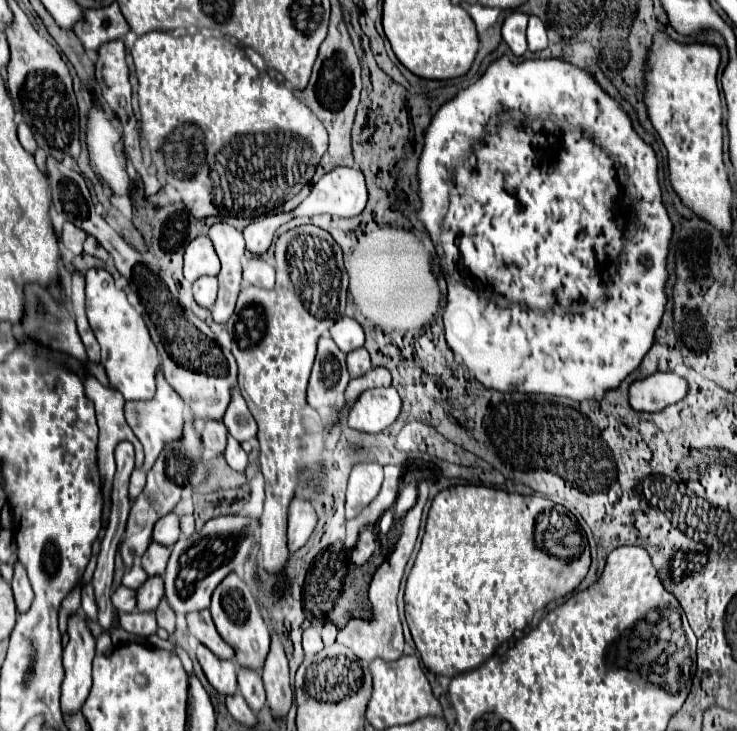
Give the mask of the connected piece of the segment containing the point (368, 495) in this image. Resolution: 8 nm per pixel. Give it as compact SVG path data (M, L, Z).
M357 464L351 470L349 486L347 486L347 518L355 518L365 506L373 502L379 494L383 482L383 466L381 464Z

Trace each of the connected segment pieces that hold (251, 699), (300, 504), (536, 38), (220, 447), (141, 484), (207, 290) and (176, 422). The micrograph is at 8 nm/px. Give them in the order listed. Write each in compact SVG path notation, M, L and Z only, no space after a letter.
M239 670L237 682L239 682L239 692L243 694L245 702L257 714L265 706L265 690L263 690L261 676L255 670Z
M293 498L289 506L289 530L287 530L287 548L289 552L299 550L313 532L317 524L317 514L313 506L303 498Z
M529 16L529 26L527 26L527 42L531 52L539 52L547 48L547 34L545 26L537 16Z
M209 420L205 428L201 430L201 444L203 448L211 450L213 454L223 454L225 452L225 442L227 442L227 430L221 422Z
M133 470L131 484L129 484L129 500L135 502L135 498L143 492L143 488L145 488L145 472L143 470Z
M201 276L195 284L193 284L193 294L195 294L195 302L203 308L213 308L213 302L217 298L217 278L209 278L209 276Z
M157 372L157 392L155 392L155 396L149 402L125 402L124 415L127 424L131 426L131 430L135 432L135 436L141 440L141 444L145 448L145 462L143 462L145 472L149 472L153 468L161 450L169 442L175 442L175 440L183 438L185 402L181 402L181 398L177 398L177 392L165 382L165 378L161 378L161 372Z

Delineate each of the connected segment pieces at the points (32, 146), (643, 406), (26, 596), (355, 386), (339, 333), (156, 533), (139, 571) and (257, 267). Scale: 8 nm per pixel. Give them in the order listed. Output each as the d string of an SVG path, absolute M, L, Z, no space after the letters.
M25 122L19 124L19 142L21 142L31 154L35 154L37 142L35 142L35 138L33 138L33 134L31 134L31 130L29 130L29 126L25 126Z
M657 372L629 386L629 404L637 412L657 412L685 396L687 382L675 372Z
M17 562L15 564L15 576L13 576L13 594L15 594L15 604L17 604L17 612L23 614L29 610L31 606L31 600L33 600L33 590L31 590L31 584L29 584L29 578L25 574L25 568Z
M381 366L371 368L367 374L363 374L363 376L349 382L349 386L345 390L345 400L347 400L345 408L349 408L351 402L357 400L357 396L361 392L365 392L369 388L377 388L377 386L389 386L389 384L391 384L391 374L389 374L387 368L381 368Z
M343 316L341 320L337 320L333 324L331 336L345 354L351 350L357 350L365 344L365 334L363 334L361 324L355 322L353 318L347 318L347 316Z
M173 512L163 516L153 528L153 540L163 544L163 546L173 546L173 542L177 542L179 534L181 534L179 518Z
M133 566L133 568L127 570L125 576L123 576L123 584L125 584L127 588L131 588L131 590L137 590L145 580L147 580L147 574L145 574L145 570L143 570L141 566Z
M253 258L247 262L247 268L243 270L243 278L257 288L271 290L275 284L275 270L271 268L271 264L263 262L261 258Z

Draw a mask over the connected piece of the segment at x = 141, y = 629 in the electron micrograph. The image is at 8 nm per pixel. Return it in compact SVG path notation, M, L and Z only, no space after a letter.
M129 612L129 614L119 614L119 624L131 634L141 634L149 636L155 634L157 622L155 622L155 612Z

